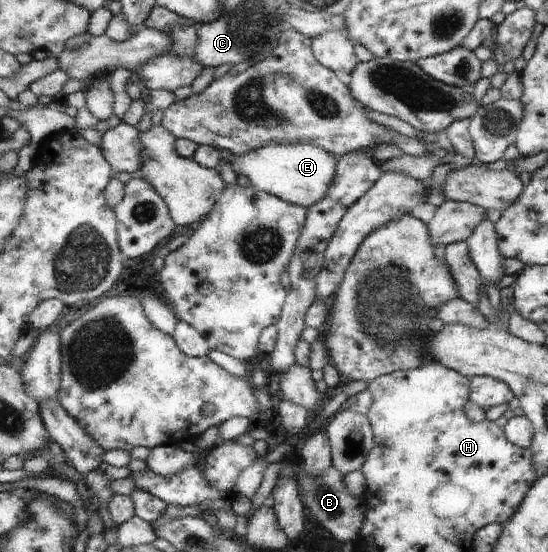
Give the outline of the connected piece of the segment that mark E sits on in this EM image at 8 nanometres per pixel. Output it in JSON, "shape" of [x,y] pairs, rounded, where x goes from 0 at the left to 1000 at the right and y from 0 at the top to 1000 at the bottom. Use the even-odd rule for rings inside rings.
{"shape":[[[495,261],[449,279],[431,279],[418,272],[401,275],[405,288],[420,295],[427,313],[445,317],[471,344],[560,379],[595,357],[613,322],[617,284],[571,261]]]}

